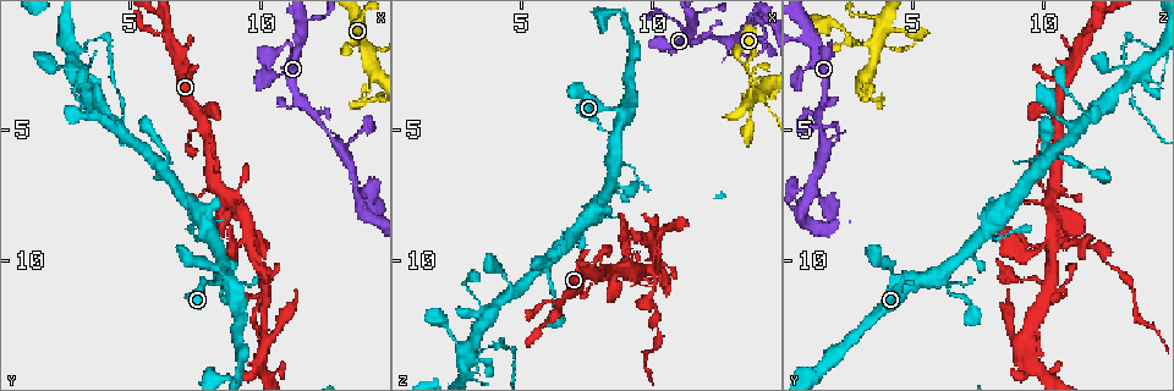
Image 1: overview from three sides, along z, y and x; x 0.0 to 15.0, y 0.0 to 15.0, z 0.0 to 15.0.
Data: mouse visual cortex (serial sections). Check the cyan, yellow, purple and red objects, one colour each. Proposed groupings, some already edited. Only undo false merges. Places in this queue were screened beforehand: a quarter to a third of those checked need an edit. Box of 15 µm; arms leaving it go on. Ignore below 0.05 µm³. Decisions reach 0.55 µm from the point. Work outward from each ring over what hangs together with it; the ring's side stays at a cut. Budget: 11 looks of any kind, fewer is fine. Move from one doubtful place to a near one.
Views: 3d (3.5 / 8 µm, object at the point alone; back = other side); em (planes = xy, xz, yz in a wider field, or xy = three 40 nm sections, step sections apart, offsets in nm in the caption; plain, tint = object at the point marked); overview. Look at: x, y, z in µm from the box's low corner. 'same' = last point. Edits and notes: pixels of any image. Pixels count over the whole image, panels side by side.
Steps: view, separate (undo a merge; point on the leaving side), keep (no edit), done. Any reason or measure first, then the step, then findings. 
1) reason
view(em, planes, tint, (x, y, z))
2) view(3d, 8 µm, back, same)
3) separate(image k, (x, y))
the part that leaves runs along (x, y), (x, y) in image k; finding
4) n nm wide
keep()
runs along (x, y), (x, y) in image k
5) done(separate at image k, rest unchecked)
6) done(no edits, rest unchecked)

four or more arms meet
view(3d, 3.5 µm, (13.9, 1.8, 3.4))

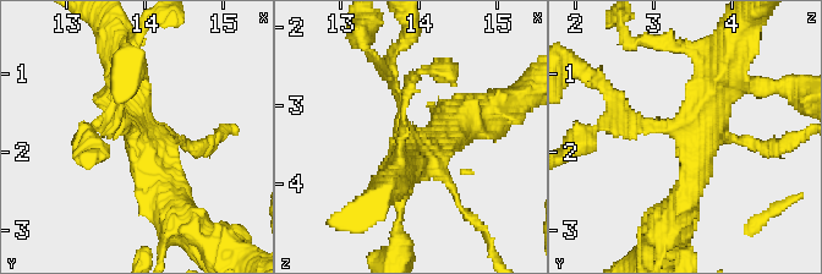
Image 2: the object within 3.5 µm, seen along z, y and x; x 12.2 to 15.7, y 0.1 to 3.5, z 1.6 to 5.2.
4 arms; arms of 150, 150, 350, 400 nm; shape alone is not enough
view(em, planes, tint, (13.90, 1.75, 3.40))

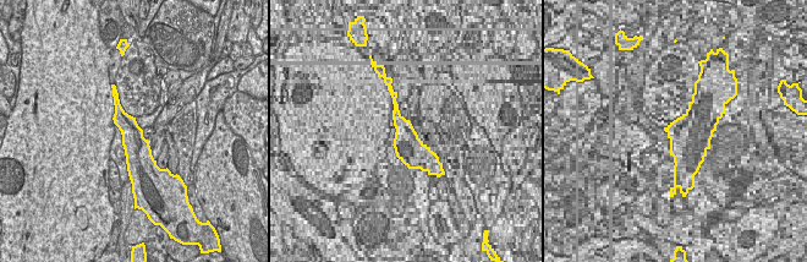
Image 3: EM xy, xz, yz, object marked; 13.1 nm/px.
keep()
runs along (116, 102), (136, 146), (136, 172) in image 3; one cell here

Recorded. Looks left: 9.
view(3d, 8 µm, (13.0, 5.6, 1.6))

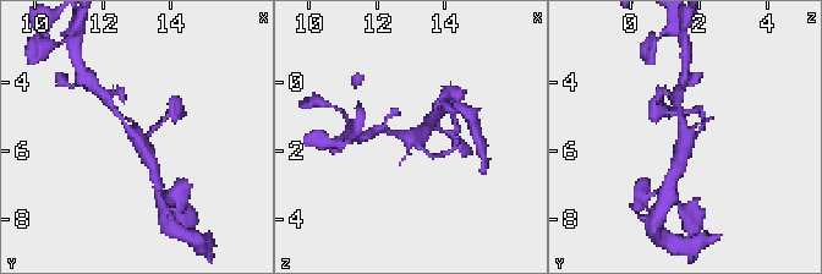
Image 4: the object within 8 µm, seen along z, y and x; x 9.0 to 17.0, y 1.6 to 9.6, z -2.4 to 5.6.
view(em, xy, step 1, tint, (13.1, 5.7, 1.6))

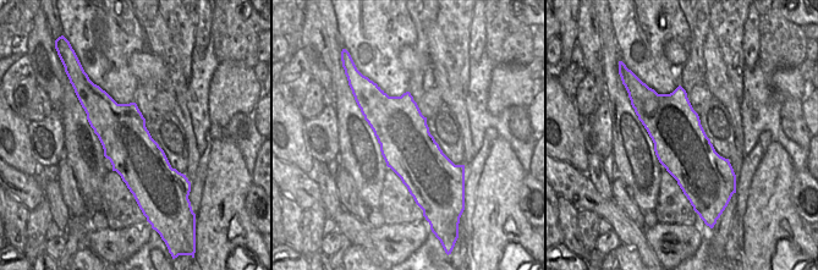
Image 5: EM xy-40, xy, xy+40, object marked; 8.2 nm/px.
keep()
runs along (116, 111), (144, 149), (154, 169) in image 4; all the same cell

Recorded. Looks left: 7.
four arms meet
view(3d, 8 µm, (13.6, 7.3, 1.1))

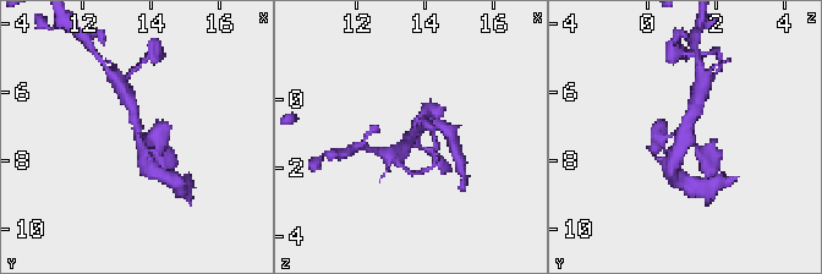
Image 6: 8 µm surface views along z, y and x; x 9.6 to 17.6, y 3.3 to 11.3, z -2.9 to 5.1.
view(3d, 3.5 µm, (13.6, 7.3, 1.0))

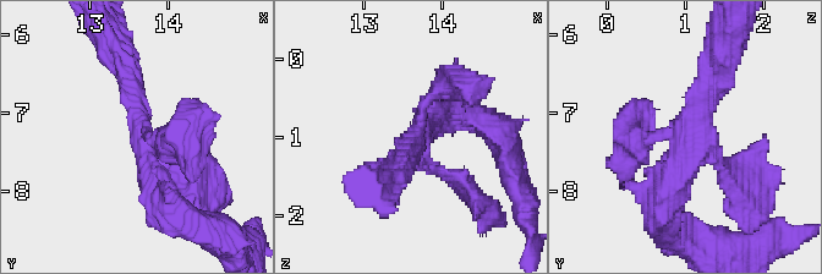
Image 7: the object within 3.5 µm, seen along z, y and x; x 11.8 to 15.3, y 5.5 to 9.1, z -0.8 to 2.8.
arms of 150, 250, 300, 350 nm
keep()
runs along (717, 66), (658, 209) in image 7; all the same cell

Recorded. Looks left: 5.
view(3d, 8 µm, (8.4, 10.9, 5.2))

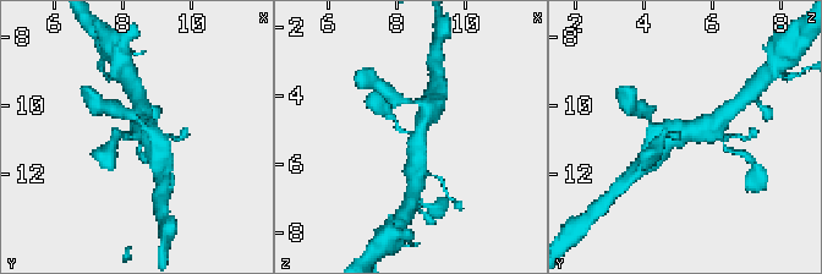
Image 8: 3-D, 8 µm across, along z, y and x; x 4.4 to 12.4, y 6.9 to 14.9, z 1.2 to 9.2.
view(em, planes, tint, (8.4, 10.9, 5.1))

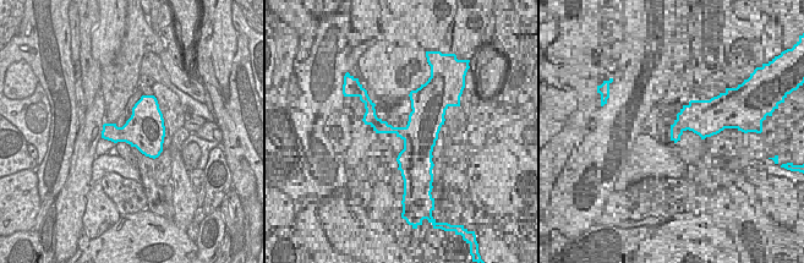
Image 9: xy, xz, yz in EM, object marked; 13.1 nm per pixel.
keep()
runs along (387, 111), (403, 132), (418, 138), (416, 163) in image 8; continuous, no second cell

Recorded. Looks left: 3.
done(no edits, rest unchecked)

